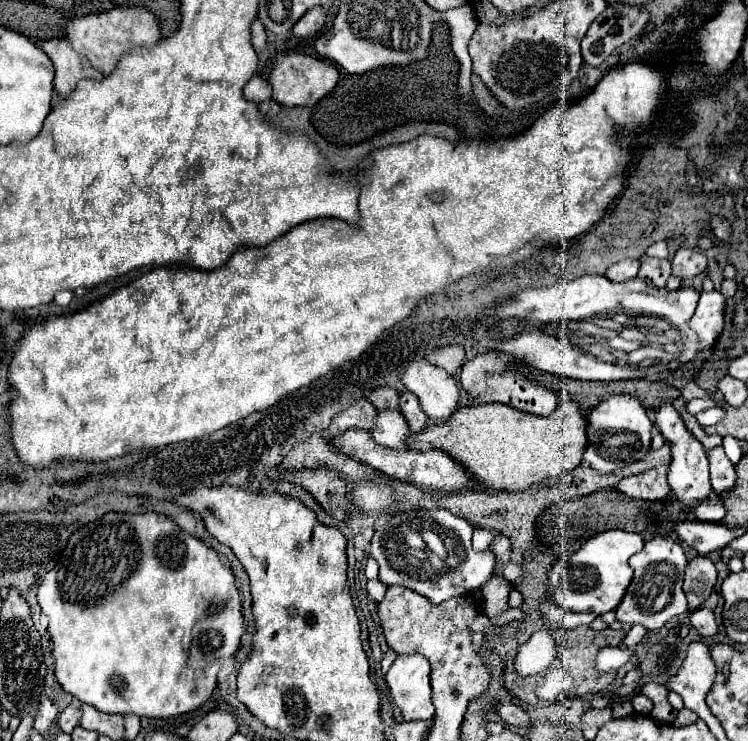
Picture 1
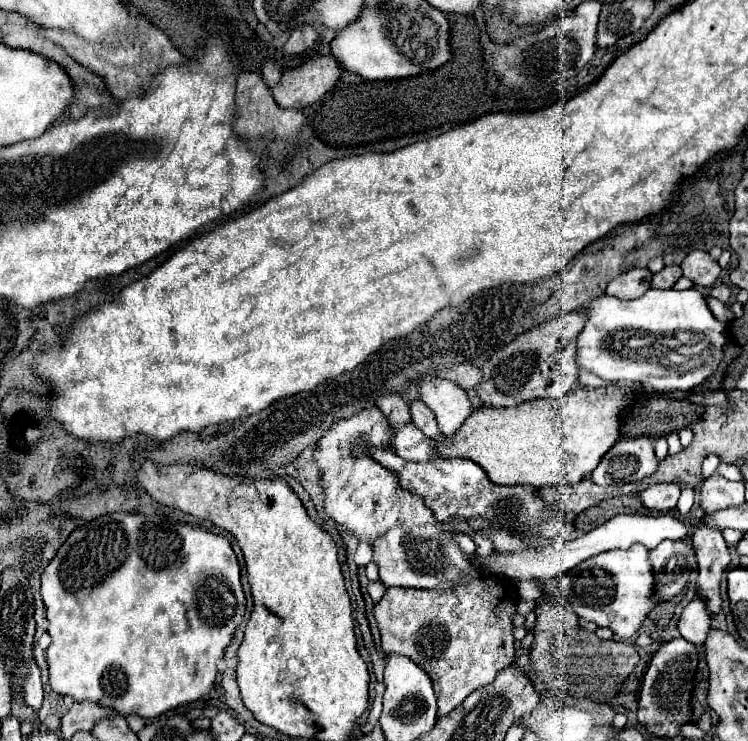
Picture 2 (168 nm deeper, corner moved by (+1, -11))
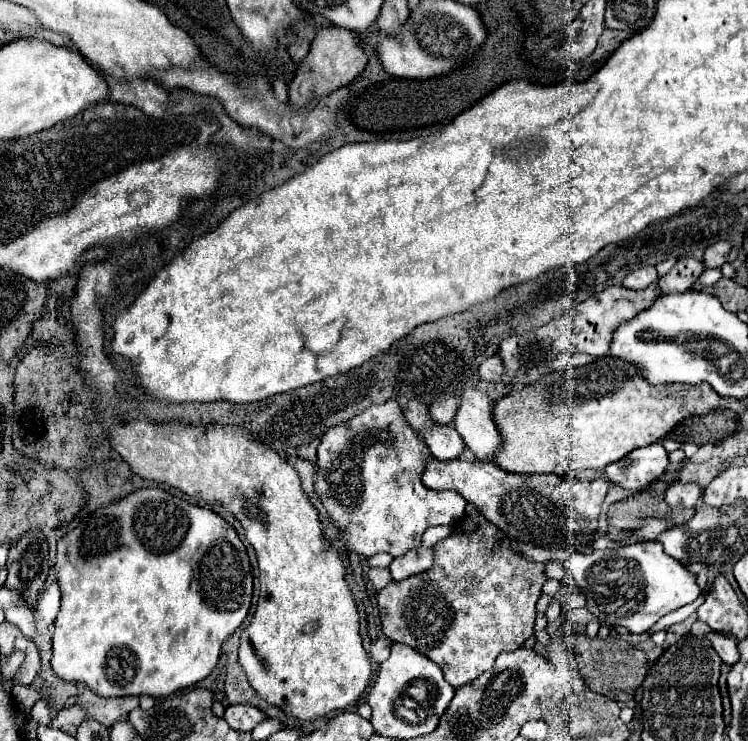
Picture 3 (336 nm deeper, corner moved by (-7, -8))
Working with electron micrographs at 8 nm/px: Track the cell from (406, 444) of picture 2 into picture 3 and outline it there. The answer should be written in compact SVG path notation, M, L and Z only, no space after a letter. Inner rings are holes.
M437 425L433 429L421 431L419 435L423 435L423 441L429 445L433 457L439 459L439 461L457 459L465 451L465 441L449 425Z

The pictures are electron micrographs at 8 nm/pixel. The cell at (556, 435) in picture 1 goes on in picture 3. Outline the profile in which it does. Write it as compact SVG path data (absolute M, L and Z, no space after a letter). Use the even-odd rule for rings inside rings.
M605 355L583 367L553 371L521 391L511 391L509 395L501 397L493 407L493 415L503 433L503 449L493 461L511 473L567 475L569 471L579 469L605 469L609 463L623 459L631 451L663 439L685 419L715 411L717 403L719 395L707 383L651 385L647 379L643 379L643 375L635 373L631 363Z

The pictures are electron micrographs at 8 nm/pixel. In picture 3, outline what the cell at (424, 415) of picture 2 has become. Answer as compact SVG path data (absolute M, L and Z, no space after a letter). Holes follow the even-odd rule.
M447 397L447 399L435 401L431 405L431 419L437 421L437 423L441 423L441 425L447 425L449 421L455 419L459 403L461 403L459 397Z

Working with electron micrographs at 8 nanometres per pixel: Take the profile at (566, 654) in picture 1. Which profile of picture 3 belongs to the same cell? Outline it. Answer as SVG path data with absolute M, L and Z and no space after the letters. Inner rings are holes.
M573 635L569 641L575 645L575 657L581 677L585 679L587 687L599 695L605 695L613 701L625 703L635 697L637 687L643 683L647 675L647 655L639 649L633 649L625 639L621 637L607 637L603 639L589 639L587 635Z

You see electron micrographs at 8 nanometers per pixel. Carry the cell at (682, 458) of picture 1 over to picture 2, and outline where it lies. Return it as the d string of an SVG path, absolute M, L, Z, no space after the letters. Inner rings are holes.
M705 522L695 526L691 540L693 540L693 548L697 552L697 562L699 562L697 594L705 596L709 604L709 612L717 614L721 610L719 582L721 582L723 570L731 562L731 552L721 532L717 528L711 528Z

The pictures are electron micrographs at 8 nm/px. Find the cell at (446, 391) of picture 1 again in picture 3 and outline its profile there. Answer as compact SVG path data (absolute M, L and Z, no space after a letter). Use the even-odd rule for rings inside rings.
M465 389L455 417L455 429L475 459L491 461L501 449L501 433L493 421L493 403L479 389Z

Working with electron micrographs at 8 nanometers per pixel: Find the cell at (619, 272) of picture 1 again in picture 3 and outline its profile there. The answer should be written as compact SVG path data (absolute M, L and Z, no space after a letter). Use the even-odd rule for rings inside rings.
M643 267L623 279L623 285L629 289L645 289L651 281L657 281L655 267Z

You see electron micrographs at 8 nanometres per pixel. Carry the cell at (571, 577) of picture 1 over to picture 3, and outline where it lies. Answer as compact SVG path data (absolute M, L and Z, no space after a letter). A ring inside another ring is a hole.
M641 541L619 549L593 553L573 553L567 569L587 597L587 609L607 625L623 625L631 633L641 635L651 629L663 615L693 603L701 589L697 577L687 571L681 561L675 561L655 541Z

